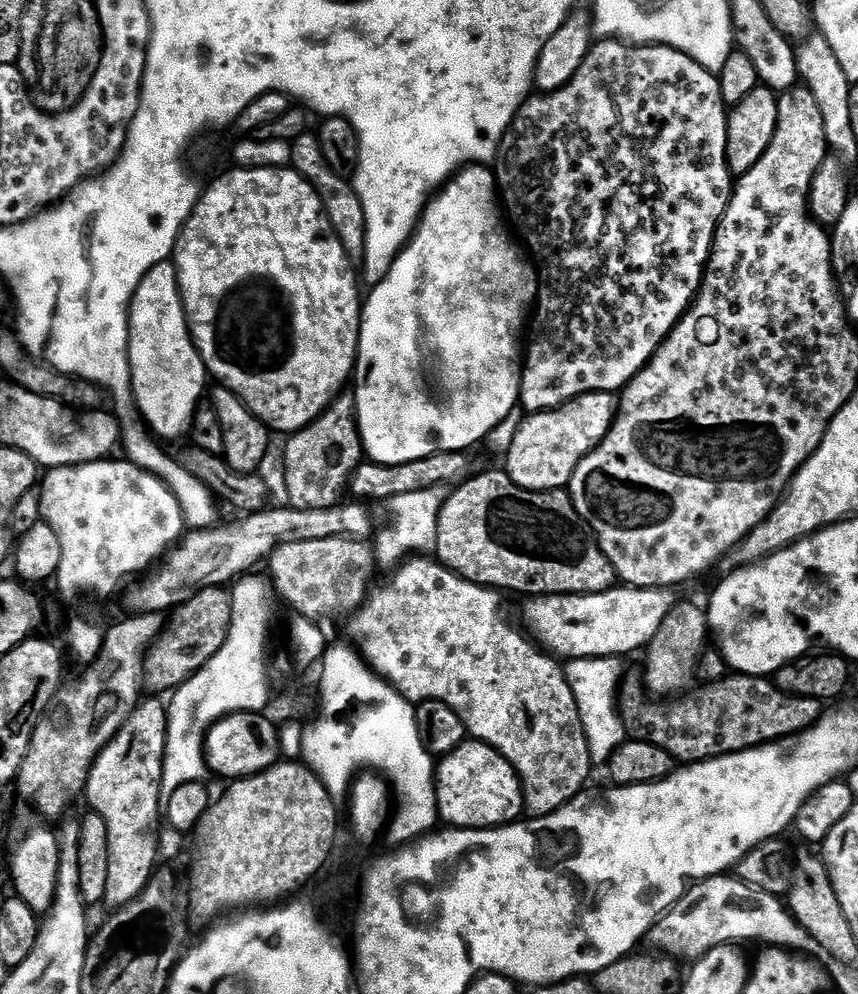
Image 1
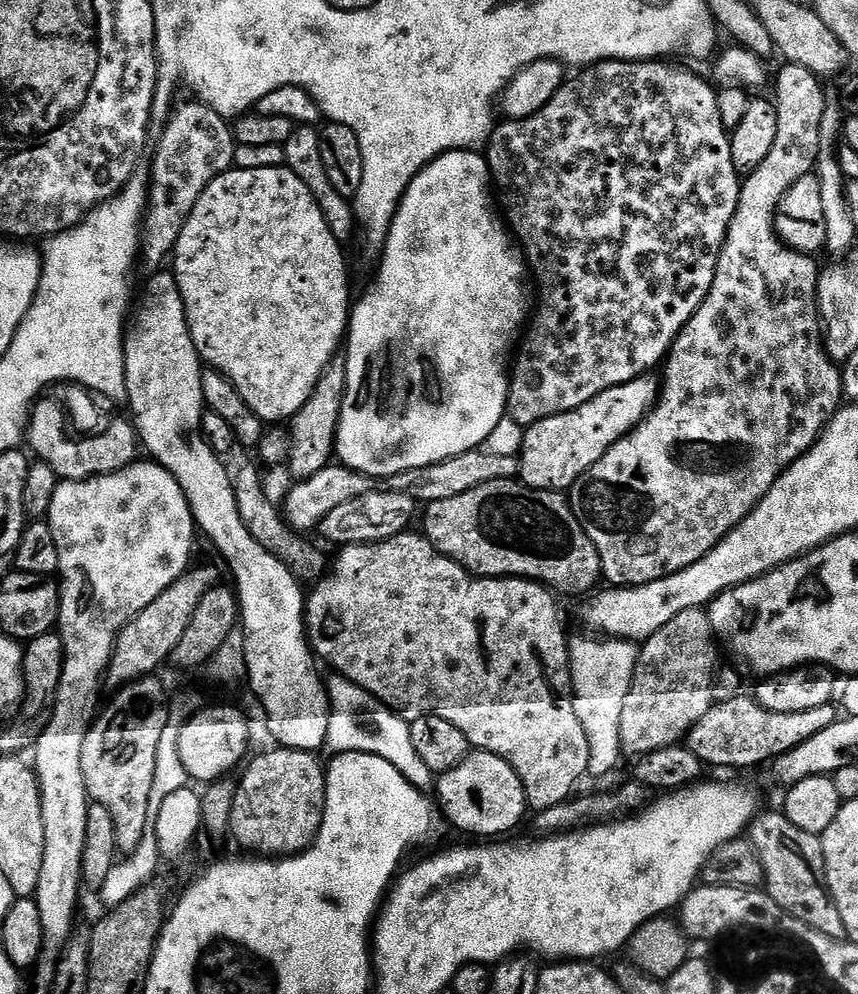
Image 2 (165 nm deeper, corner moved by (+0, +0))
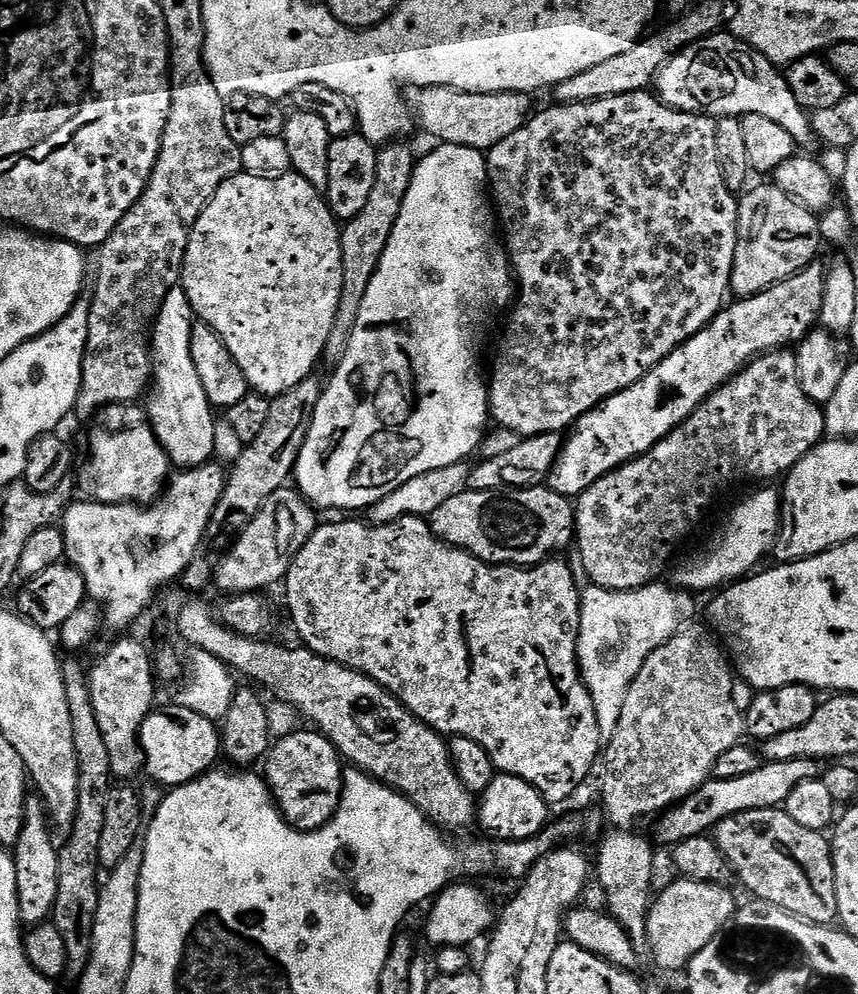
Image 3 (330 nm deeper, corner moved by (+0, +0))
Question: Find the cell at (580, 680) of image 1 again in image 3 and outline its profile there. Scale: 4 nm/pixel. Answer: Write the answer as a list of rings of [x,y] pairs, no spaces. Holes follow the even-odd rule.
[[[664,582],[649,584],[647,588],[635,588],[629,592],[612,592],[609,588],[597,588],[595,586],[585,587],[580,593],[580,633],[578,634],[578,642],[576,643],[576,663],[580,665],[580,674],[590,698],[594,702],[594,714],[598,718],[598,730],[600,731],[601,741],[607,742],[614,738],[614,730],[618,730],[618,718],[622,718],[622,702],[626,702],[626,694],[628,687],[634,682],[634,678],[638,674],[638,670],[642,670],[642,666],[646,662],[646,658],[650,658],[650,654],[654,654],[654,650],[658,650],[658,646],[662,646],[670,638],[674,638],[679,634],[680,629],[685,627],[696,616],[696,604],[693,593],[687,590],[677,591],[675,587],[667,588]]]

